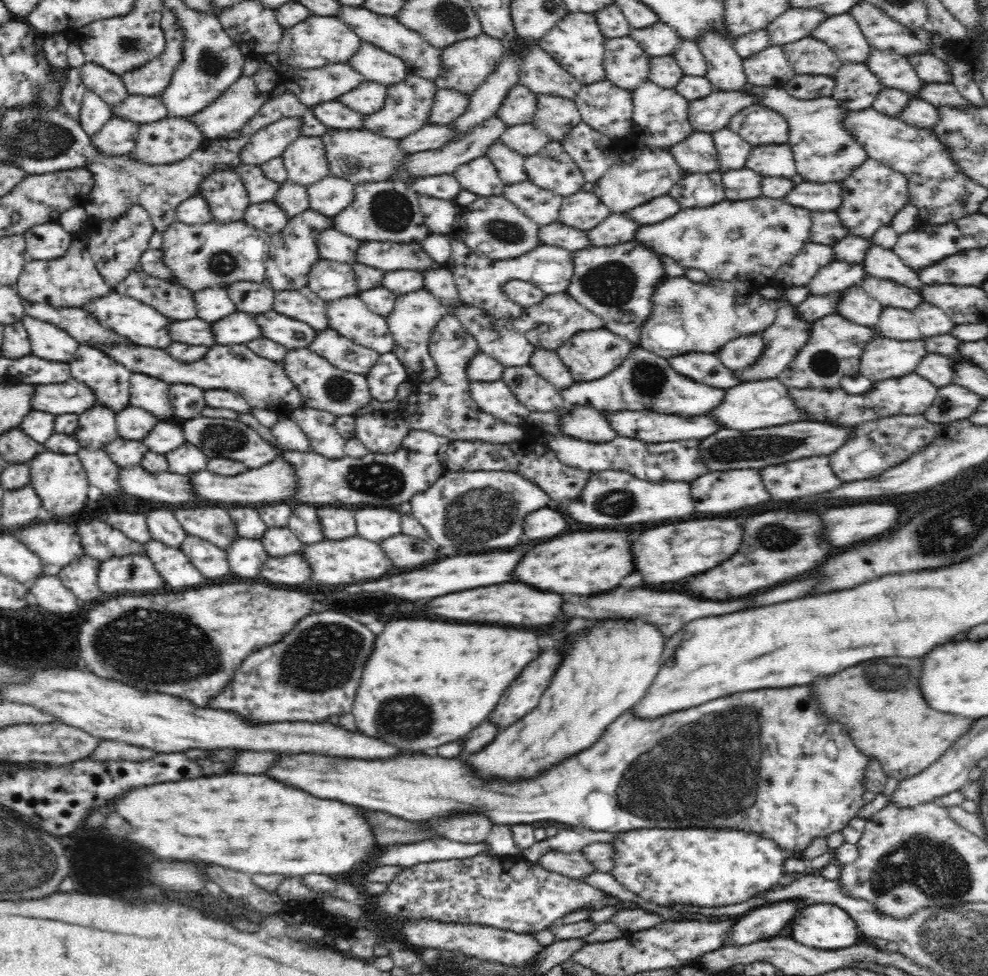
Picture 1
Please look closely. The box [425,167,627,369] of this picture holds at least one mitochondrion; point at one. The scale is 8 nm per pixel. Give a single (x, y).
(503, 230)

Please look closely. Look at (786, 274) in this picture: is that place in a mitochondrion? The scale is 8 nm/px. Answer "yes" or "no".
no

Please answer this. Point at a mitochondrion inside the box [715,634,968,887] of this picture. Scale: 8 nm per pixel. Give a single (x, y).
(888, 677)

